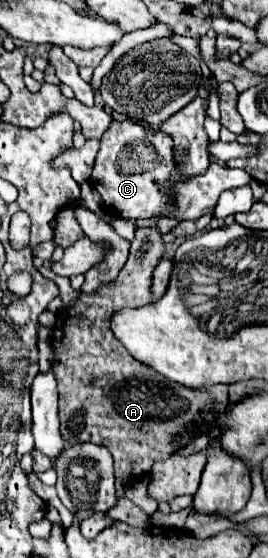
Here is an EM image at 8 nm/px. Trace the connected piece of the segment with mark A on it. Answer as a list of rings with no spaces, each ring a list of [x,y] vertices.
[[[138,228],[132,240],[128,262],[120,270],[118,278],[114,282],[100,286],[94,294],[80,294],[74,306],[68,308],[68,314],[66,314],[66,308],[58,314],[56,326],[52,328],[52,346],[54,346],[52,372],[56,376],[58,394],[60,394],[58,404],[60,404],[62,438],[70,444],[92,442],[92,444],[106,446],[114,458],[114,476],[118,484],[126,484],[128,480],[146,474],[154,460],[170,458],[178,448],[184,448],[190,440],[194,440],[200,432],[208,428],[208,422],[204,422],[204,412],[214,406],[220,412],[230,402],[228,386],[218,384],[212,388],[196,390],[196,388],[170,382],[160,374],[152,374],[152,370],[146,368],[136,358],[132,358],[132,354],[122,346],[122,342],[118,342],[116,336],[110,332],[110,318],[116,310],[140,308],[154,302],[152,290],[150,290],[152,272],[156,264],[162,260],[164,252],[166,248],[158,228]]]

